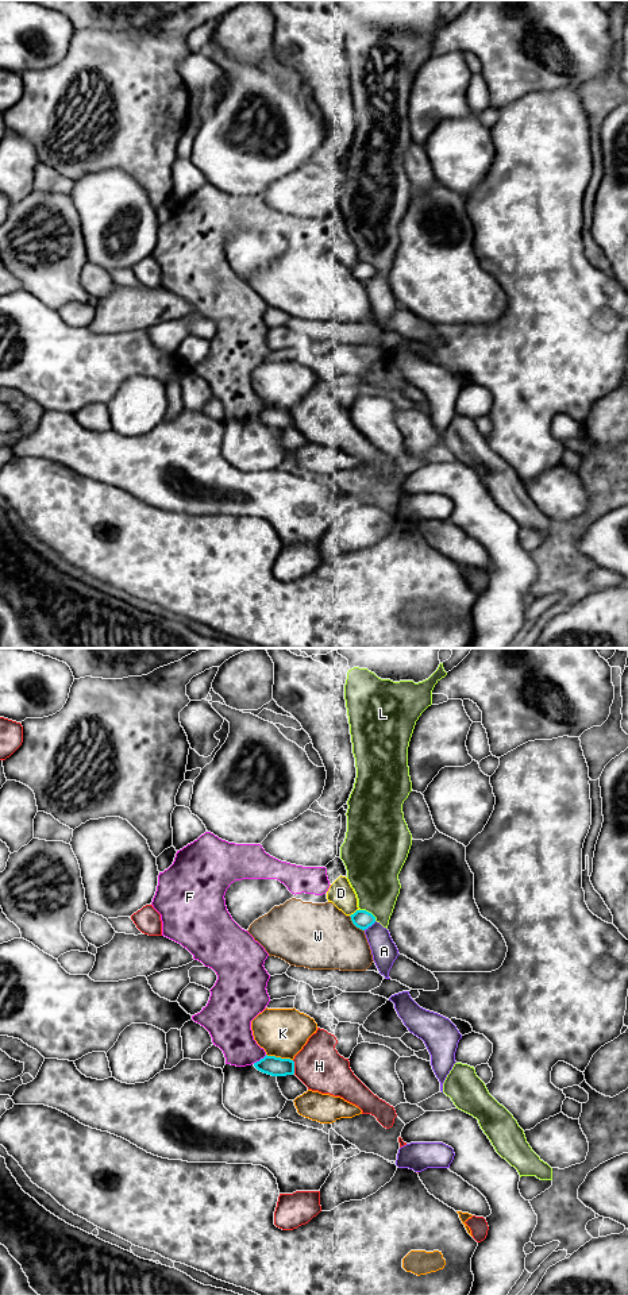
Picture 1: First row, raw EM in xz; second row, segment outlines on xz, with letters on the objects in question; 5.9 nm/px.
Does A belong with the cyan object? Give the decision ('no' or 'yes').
no

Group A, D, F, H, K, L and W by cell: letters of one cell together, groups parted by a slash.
A / D F / H / K / L / W

